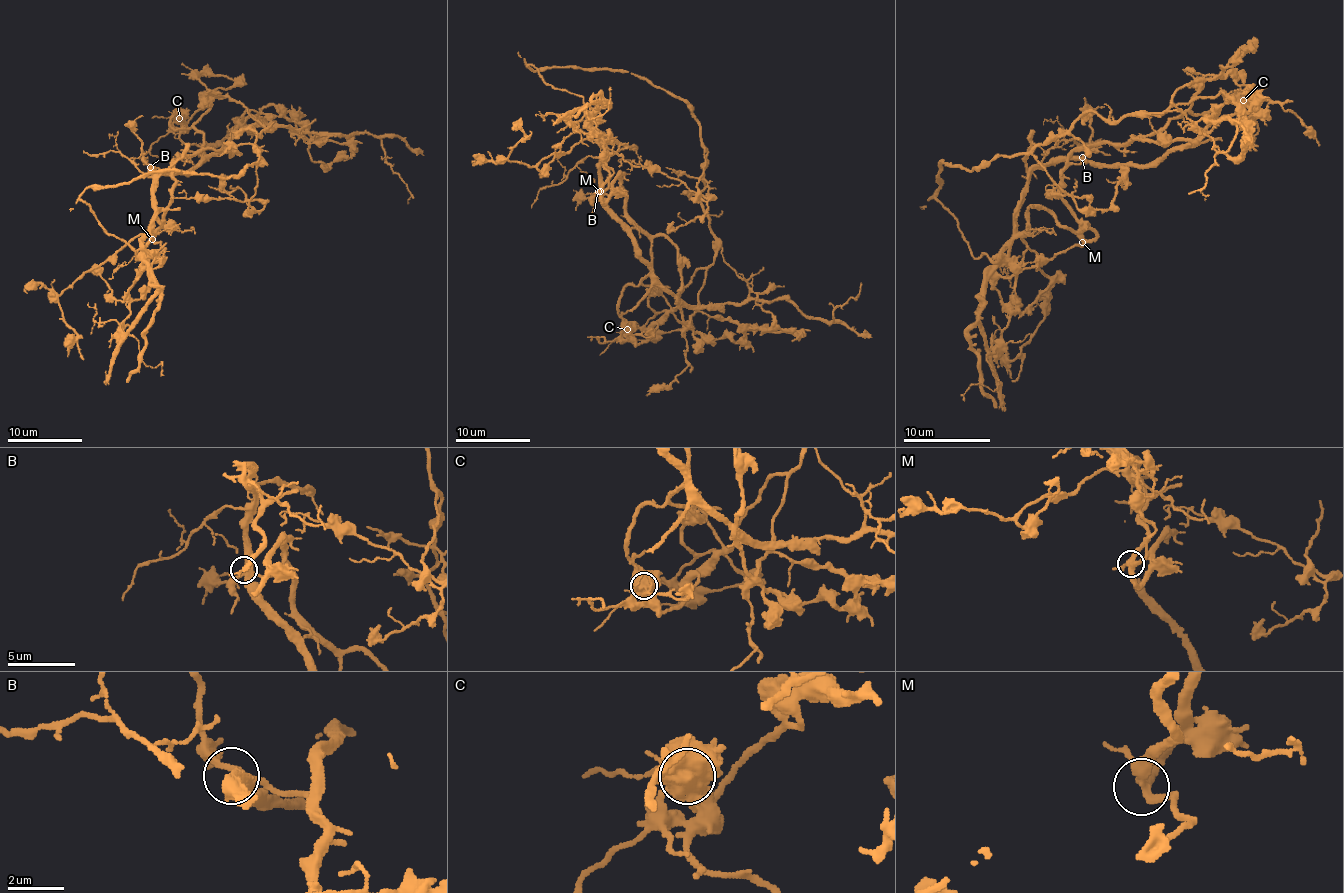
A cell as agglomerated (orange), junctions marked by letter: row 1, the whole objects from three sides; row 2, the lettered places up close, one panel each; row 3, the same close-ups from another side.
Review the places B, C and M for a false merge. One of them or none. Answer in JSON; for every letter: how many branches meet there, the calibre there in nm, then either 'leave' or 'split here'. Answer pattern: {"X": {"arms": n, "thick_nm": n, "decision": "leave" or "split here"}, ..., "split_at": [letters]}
{"B": {"arms": 4, "thick_nm": 380, "decision": "leave"}, "C": {"arms": 7, "thick_nm": 800, "decision": "split here"}, "M": {"arms": 4, "thick_nm": 340, "decision": "leave"}, "split_at": ["C"]}

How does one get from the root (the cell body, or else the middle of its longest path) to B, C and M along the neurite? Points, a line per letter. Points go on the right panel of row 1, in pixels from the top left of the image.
B: (1190, 144), (1173, 149), (1157, 164), (1090, 164), (1082, 157)
C: (1190, 144), (1203, 136), (1196, 140), (1134, 136), (1157, 134), (1186, 112), (1205, 114), (1231, 99), (1242, 101)
M: (1190, 144), (1173, 149), (1157, 164), (1086, 160), (1071, 164), (1062, 173), (1062, 199), (1095, 233), (1082, 242)

